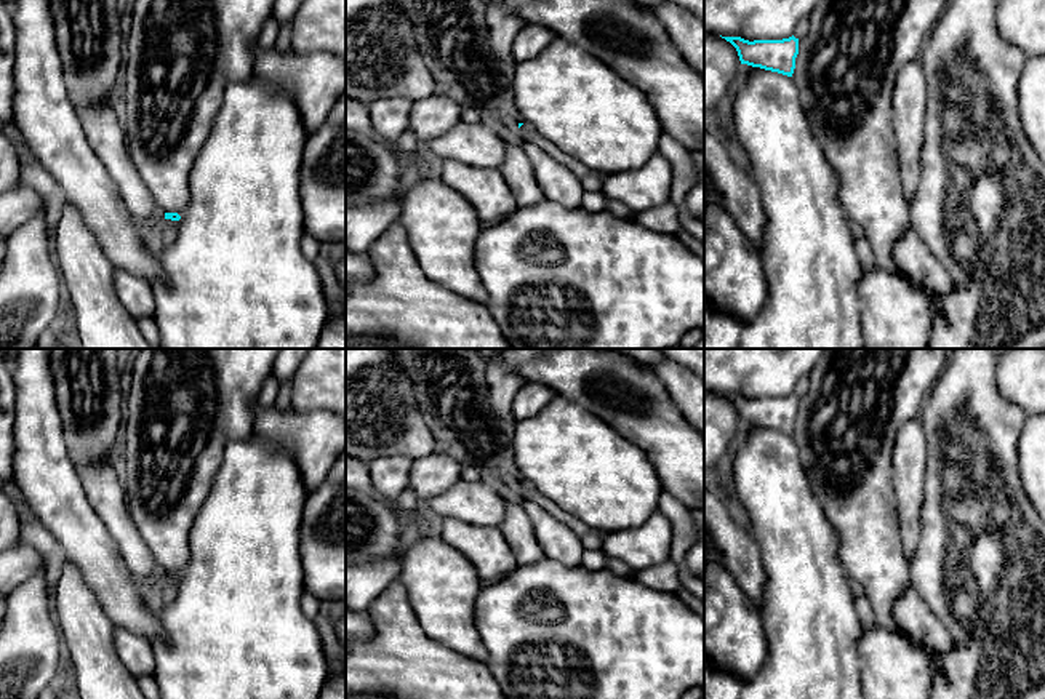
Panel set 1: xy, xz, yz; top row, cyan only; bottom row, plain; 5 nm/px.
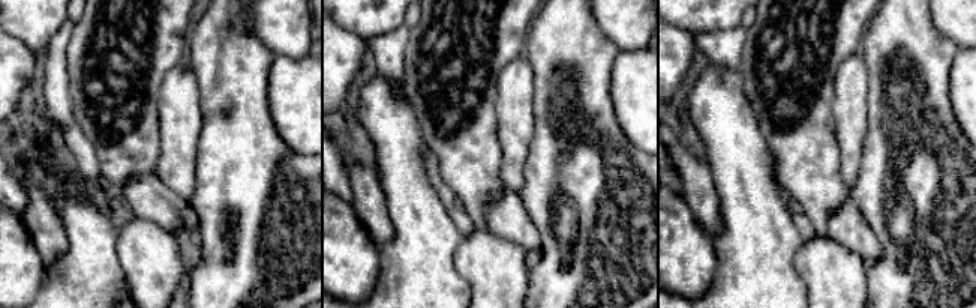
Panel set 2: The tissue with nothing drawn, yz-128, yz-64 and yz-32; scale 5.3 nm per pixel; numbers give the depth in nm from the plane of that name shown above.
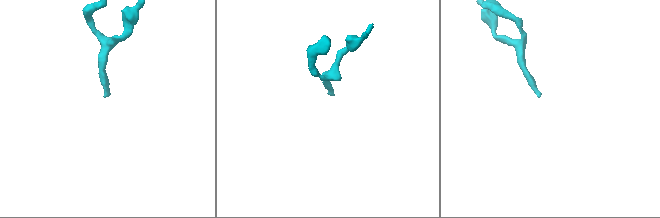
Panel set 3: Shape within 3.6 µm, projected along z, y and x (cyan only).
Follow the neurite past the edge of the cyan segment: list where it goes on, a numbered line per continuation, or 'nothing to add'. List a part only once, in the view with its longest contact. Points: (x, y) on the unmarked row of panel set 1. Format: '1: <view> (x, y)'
1: xy (168, 587)

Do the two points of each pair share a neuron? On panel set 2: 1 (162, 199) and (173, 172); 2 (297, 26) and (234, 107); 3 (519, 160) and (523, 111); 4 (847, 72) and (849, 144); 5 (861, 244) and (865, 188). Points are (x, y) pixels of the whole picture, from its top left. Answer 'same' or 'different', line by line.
1: different
2: different
3: same
4: same
5: different

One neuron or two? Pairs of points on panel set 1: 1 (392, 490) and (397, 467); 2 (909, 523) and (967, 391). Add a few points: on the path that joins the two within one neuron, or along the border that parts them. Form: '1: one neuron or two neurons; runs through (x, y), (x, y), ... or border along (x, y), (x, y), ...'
1: one neuron; runs through (392, 485), (392, 472)
2: two neurons; border along (927, 453), (925, 493), (919, 527)

